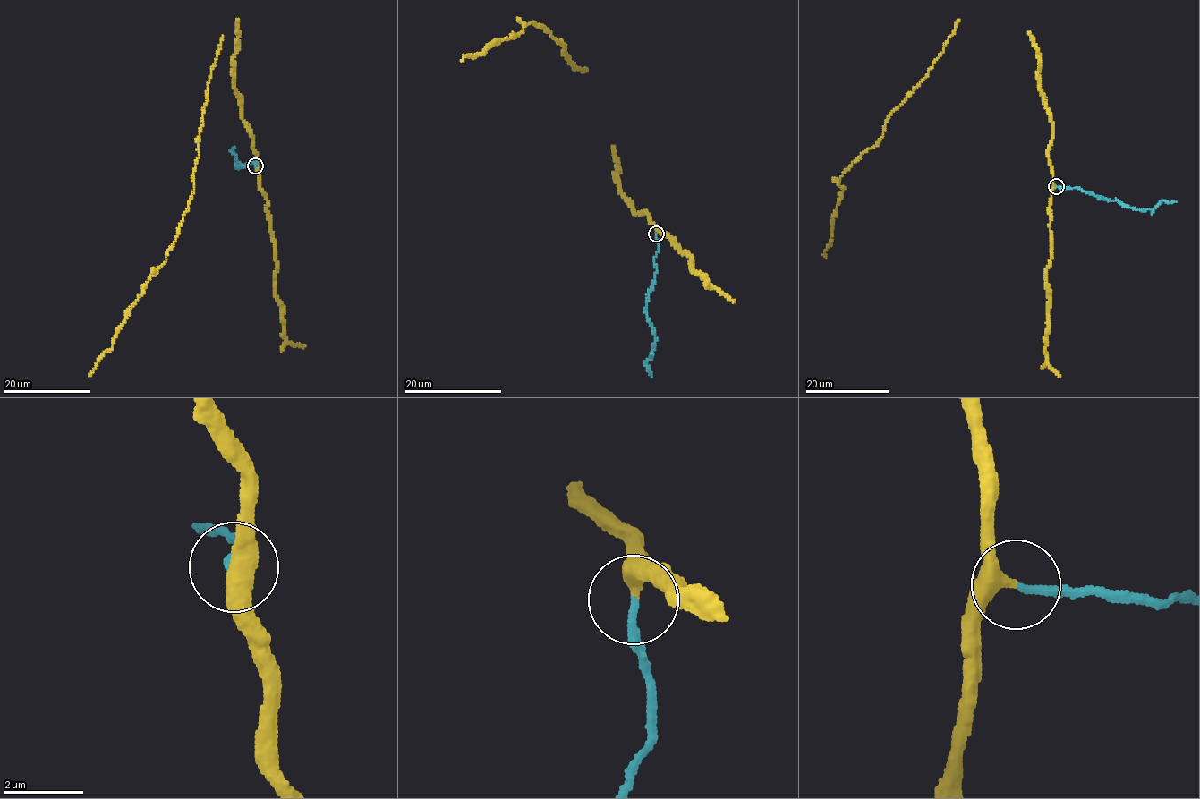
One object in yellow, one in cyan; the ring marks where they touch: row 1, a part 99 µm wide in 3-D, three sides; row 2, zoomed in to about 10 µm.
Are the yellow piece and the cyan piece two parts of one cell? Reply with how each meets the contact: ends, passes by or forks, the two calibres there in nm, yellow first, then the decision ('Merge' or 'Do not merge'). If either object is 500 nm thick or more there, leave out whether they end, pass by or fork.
At the ring yellow passes by. At the ring cyan ends. Thickness 320 nm (yellow) against 190 nm. Merge

